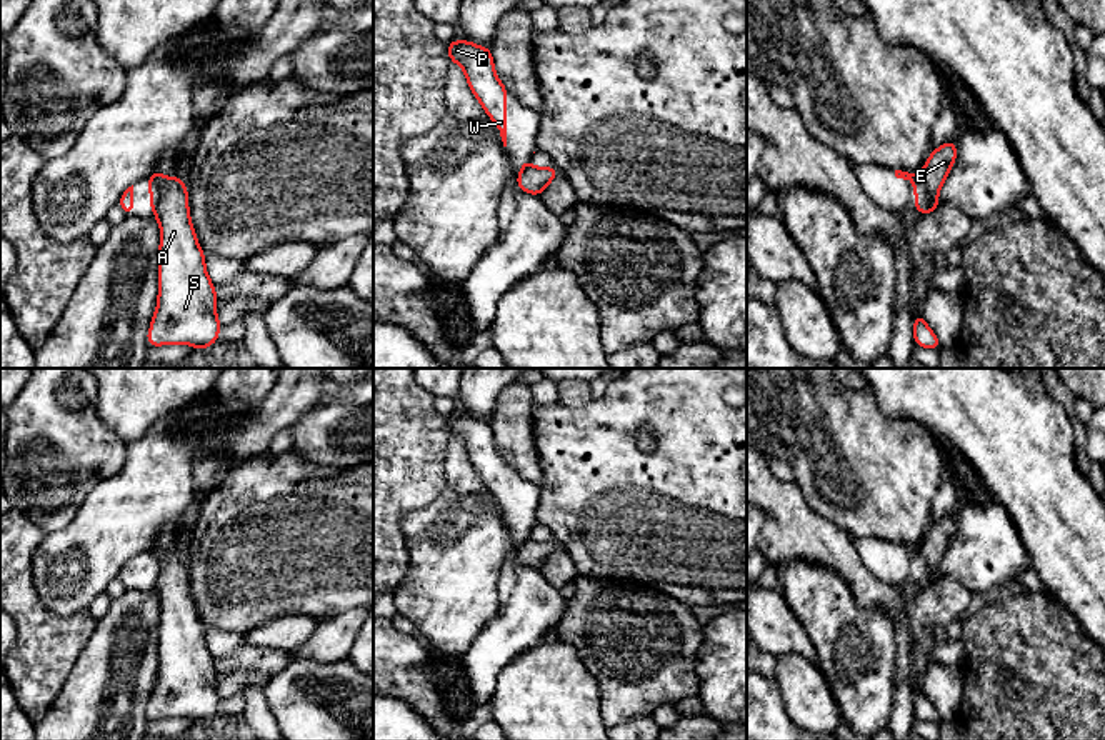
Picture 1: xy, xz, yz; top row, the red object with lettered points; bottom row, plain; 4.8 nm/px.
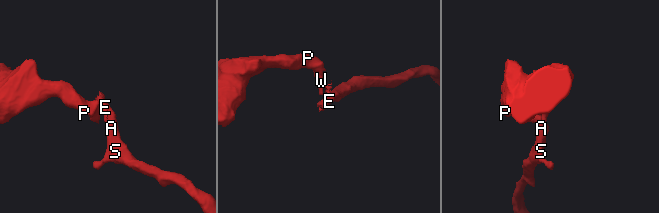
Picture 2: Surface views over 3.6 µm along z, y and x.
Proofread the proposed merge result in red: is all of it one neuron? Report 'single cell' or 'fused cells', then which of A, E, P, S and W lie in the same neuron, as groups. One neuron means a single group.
fused cells; A E S / P W

